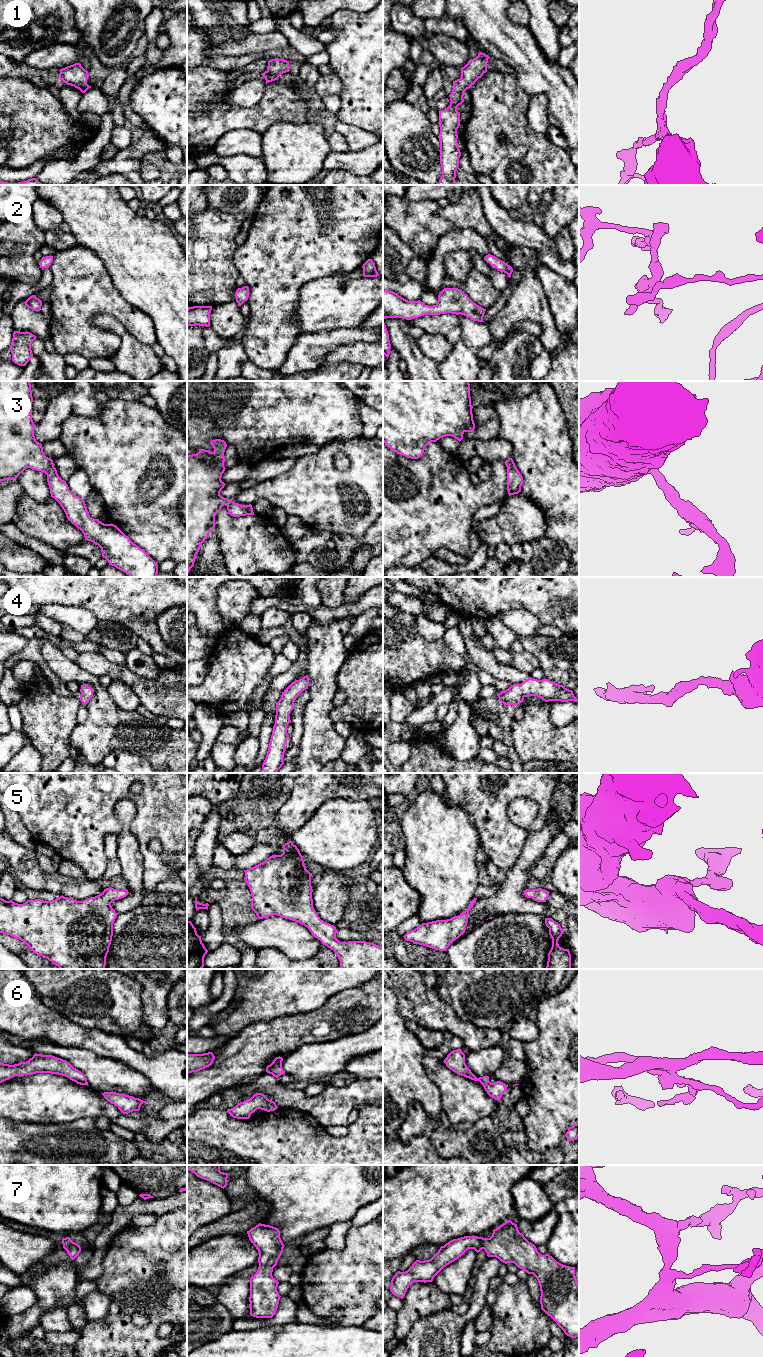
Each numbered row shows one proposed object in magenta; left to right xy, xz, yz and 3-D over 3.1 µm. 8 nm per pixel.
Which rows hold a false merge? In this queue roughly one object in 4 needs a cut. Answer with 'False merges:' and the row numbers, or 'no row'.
False merges: 6

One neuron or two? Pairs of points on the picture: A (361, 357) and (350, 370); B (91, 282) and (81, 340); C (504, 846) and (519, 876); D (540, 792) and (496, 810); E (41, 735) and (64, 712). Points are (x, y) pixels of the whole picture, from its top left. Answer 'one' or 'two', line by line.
A: two
B: one
C: two
D: one
E: one

